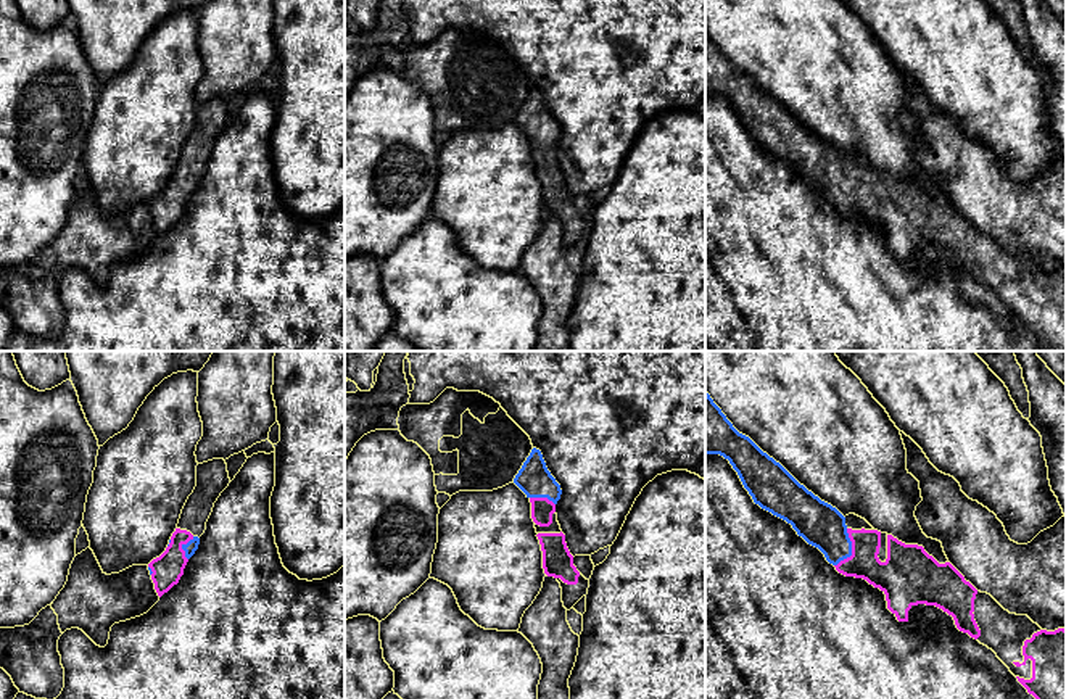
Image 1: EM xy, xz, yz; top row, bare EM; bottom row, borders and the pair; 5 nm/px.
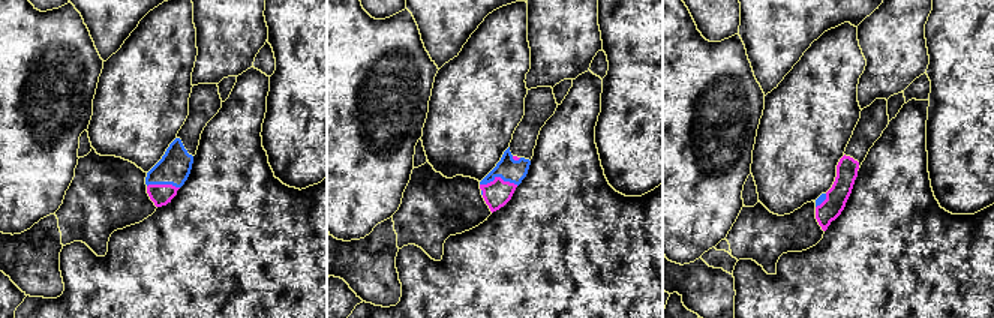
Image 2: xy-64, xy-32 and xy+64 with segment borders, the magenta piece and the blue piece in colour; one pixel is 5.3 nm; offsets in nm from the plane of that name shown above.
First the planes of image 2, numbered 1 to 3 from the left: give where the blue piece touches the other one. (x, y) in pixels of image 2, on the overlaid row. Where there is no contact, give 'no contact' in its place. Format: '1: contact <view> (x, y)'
1: contact xy-64 (164, 185)
2: contact xy-32 (499, 177)
3: contact xy+64 (823, 201)

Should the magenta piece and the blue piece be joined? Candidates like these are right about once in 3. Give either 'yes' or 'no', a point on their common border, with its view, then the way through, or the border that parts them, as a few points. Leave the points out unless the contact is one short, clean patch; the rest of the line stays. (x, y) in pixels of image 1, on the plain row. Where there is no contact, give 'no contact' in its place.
yes; contact yz (852, 189); way yz (894, 216), (876, 213), (852, 189), (822, 165)

